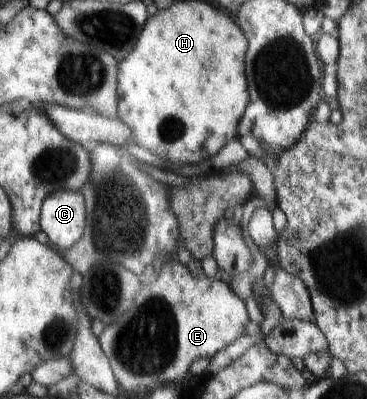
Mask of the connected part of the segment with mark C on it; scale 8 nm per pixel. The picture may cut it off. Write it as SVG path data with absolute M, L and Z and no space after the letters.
M79 191L55 192L43 202L40 228L53 248L71 249L81 237L87 224L87 205Z

